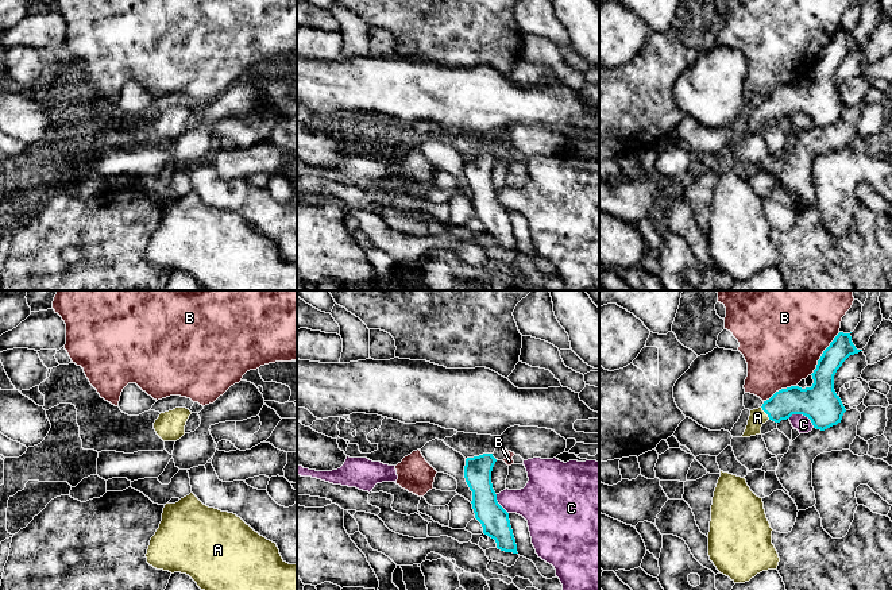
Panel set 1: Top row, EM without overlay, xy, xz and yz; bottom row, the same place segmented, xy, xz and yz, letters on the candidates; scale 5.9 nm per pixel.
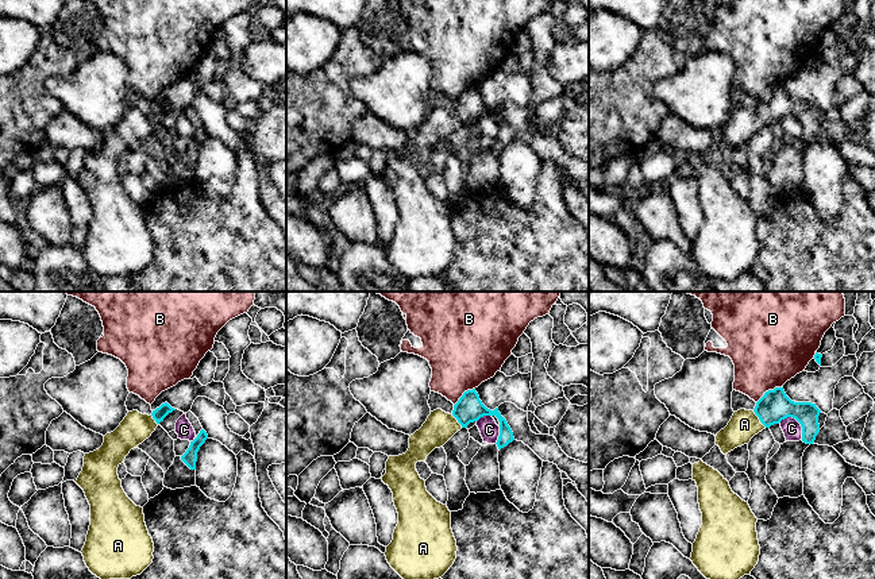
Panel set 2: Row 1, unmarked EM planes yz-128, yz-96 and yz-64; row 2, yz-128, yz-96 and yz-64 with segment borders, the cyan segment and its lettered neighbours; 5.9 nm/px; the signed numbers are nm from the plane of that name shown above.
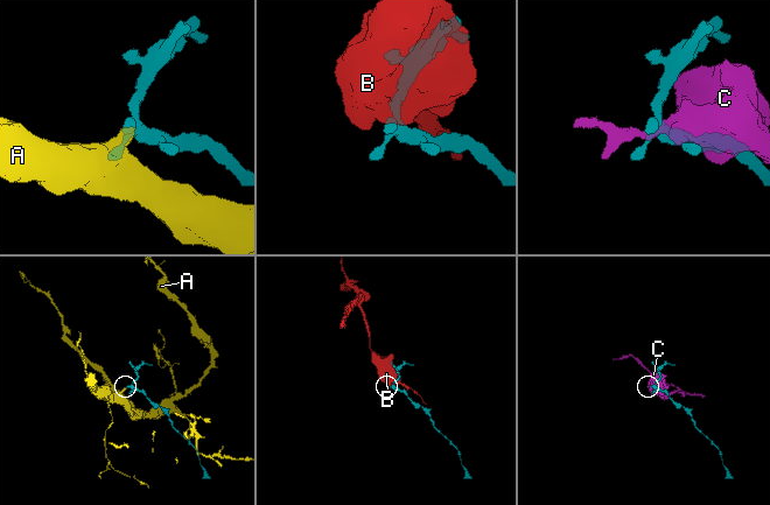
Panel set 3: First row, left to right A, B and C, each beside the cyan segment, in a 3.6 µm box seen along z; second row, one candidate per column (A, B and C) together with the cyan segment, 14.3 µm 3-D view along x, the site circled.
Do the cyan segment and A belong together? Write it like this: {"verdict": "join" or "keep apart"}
{"verdict": "join"}

